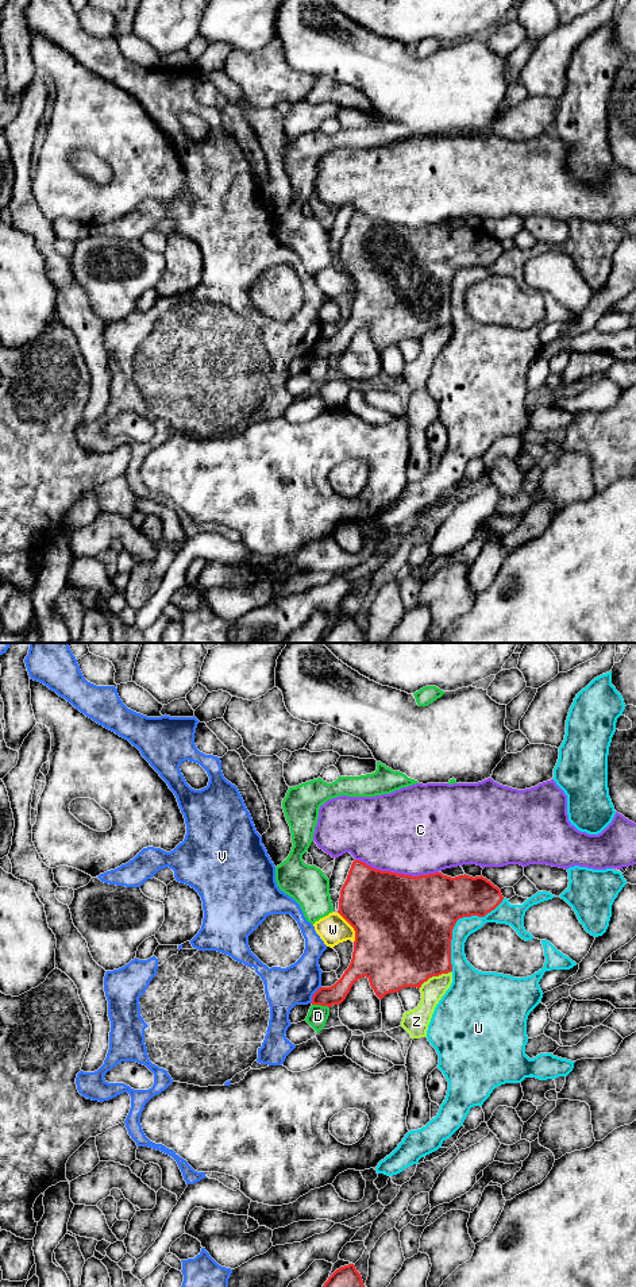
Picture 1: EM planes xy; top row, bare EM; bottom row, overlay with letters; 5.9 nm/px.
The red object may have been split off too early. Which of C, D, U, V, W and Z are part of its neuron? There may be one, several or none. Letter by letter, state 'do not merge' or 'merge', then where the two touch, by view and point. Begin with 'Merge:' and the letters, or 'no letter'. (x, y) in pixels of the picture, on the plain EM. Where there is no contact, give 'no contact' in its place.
Merge: no letter
C: do not merge | xy (396, 224)
D: do not merge | xy (320, 355)
U: do not merge | xy (455, 274)
V: do not merge | xy (313, 346)
W: do not merge | xy (351, 277)
Z: do not merge | xy (434, 327)

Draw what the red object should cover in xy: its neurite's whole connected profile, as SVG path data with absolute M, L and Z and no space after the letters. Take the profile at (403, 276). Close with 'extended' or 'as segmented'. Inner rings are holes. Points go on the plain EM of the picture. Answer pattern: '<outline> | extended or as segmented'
M354 212L340 242L338 262L355 282L352 311L342 330L331 339L320 339L311 355L328 359L340 357L352 336L363 328L382 351L404 339L420 340L429 330L451 324L451 292L456 273L471 267L485 269L502 251L501 242L482 227L451 230L435 224L412 228L375 221Z | as segmented

